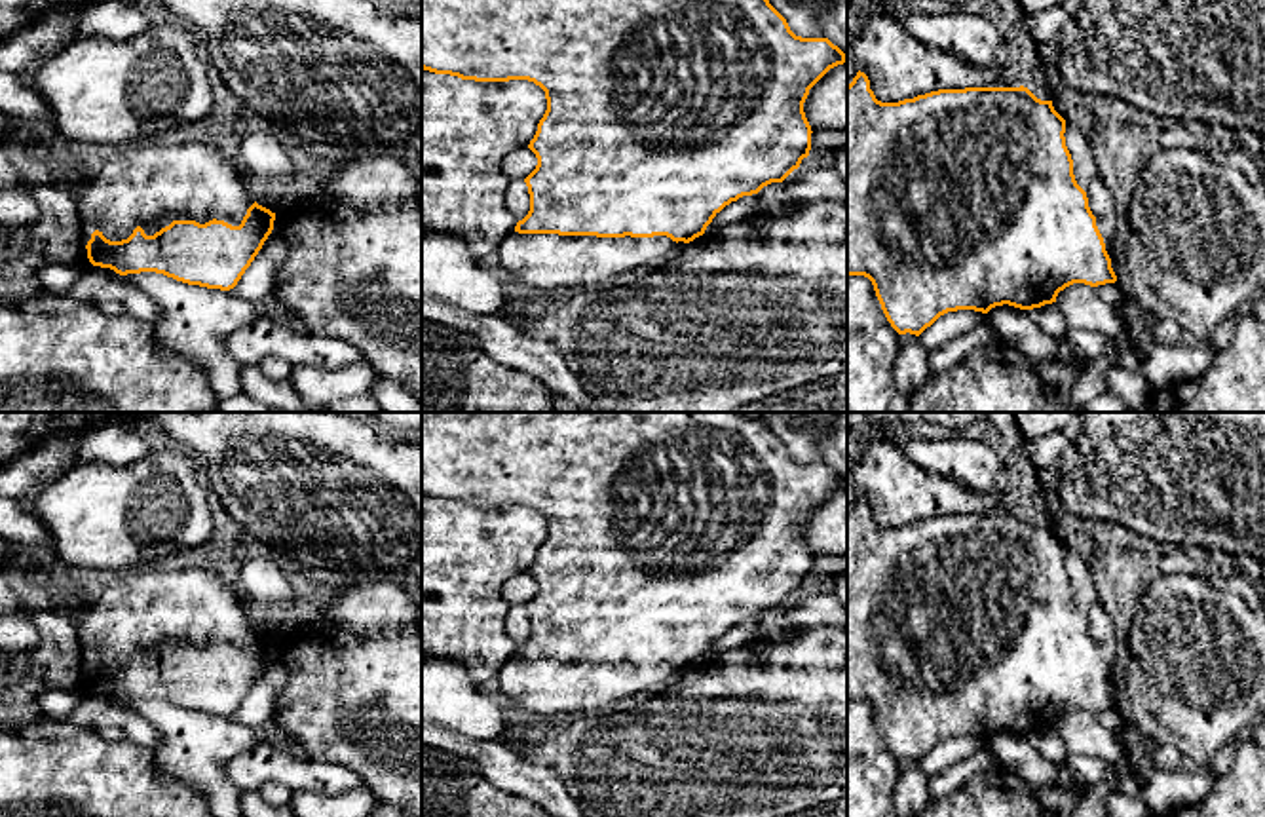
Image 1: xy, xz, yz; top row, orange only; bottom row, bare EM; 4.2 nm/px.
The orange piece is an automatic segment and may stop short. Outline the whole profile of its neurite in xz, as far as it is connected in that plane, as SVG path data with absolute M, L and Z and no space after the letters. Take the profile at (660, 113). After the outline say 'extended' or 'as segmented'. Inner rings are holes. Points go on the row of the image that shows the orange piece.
M422 0L422 68L475 82L528 80L545 91L547 110L528 148L538 165L524 179L530 211L496 249L498 268L522 300L511 315L530 314L541 300L598 287L606 279L659 260L678 241L703 236L712 218L731 201L783 182L811 150L811 125L803 112L809 89L847 55L828 38L796 36L769 0Z; extended

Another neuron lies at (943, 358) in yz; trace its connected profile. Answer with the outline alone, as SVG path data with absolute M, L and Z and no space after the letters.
M982 321L976 327L965 331L957 338L929 352L929 376L940 374L971 353L990 346L995 340L993 329Z

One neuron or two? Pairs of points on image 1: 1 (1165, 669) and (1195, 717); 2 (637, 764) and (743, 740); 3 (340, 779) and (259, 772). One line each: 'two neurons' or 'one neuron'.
1: one neuron
2: one neuron
3: one neuron

